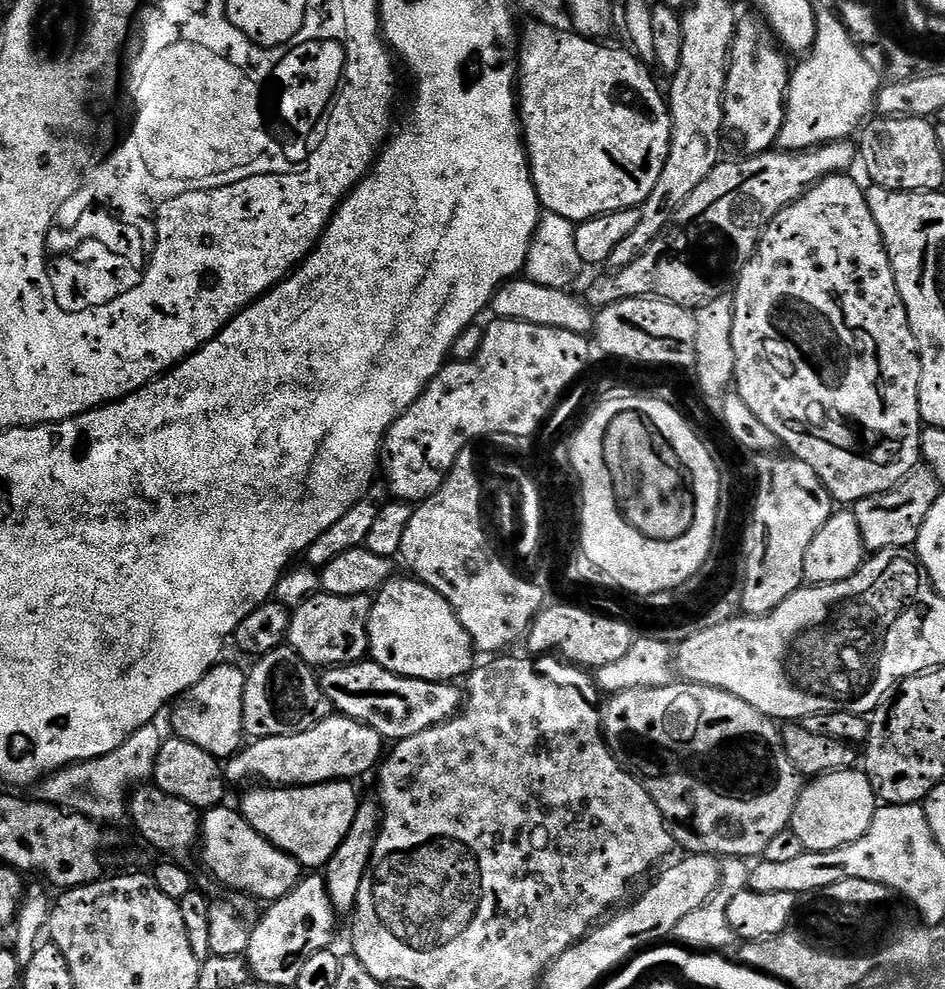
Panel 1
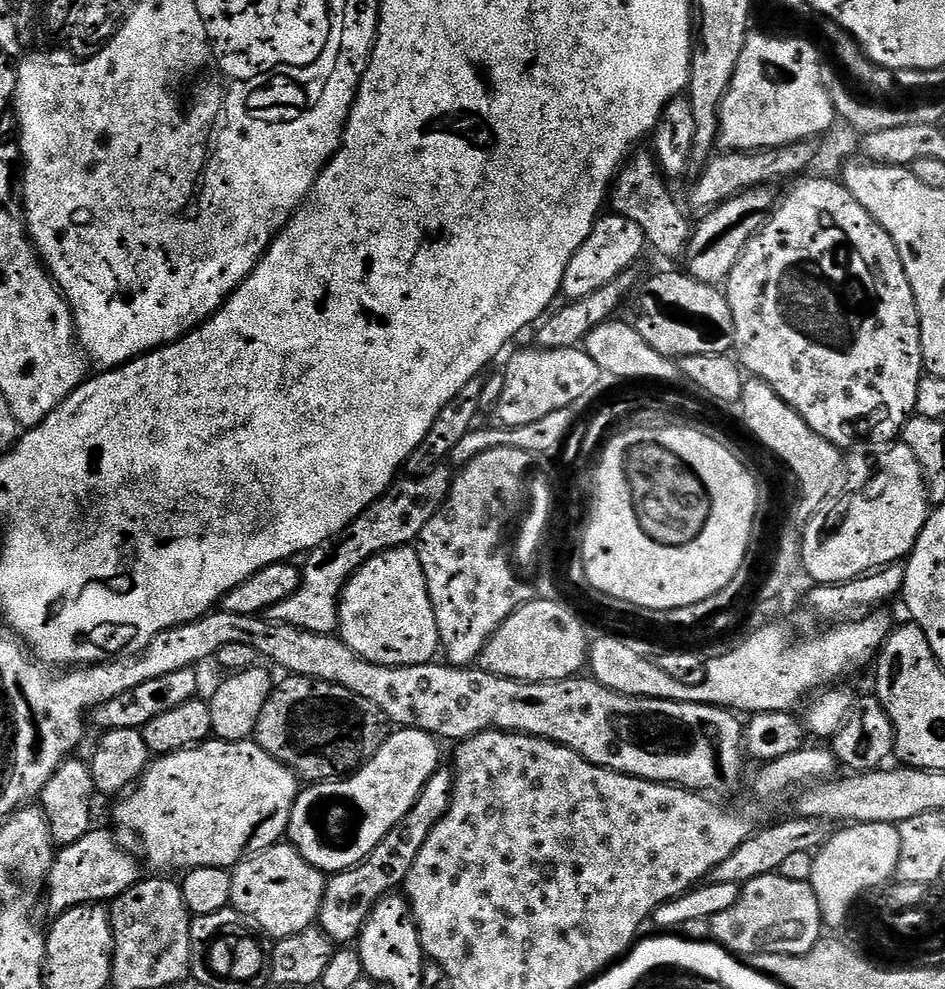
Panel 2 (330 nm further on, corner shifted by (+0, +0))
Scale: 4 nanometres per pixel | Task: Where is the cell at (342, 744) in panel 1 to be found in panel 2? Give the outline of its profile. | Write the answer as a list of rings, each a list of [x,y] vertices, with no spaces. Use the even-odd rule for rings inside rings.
[[[209,738],[203,744],[178,748],[174,752],[157,755],[144,769],[131,791],[123,797],[125,800],[117,806],[116,816],[130,831],[137,832],[140,835],[140,840],[144,843],[144,852],[148,855],[149,862],[156,868],[187,870],[189,868],[201,868],[202,866],[214,866],[215,868],[231,869],[249,853],[260,852],[264,848],[269,848],[271,844],[279,844],[285,839],[288,830],[288,819],[292,816],[292,807],[298,795],[296,784],[298,785],[296,773],[291,768],[287,768],[281,760],[275,760],[270,753],[262,750],[260,745],[251,739],[222,740]]]

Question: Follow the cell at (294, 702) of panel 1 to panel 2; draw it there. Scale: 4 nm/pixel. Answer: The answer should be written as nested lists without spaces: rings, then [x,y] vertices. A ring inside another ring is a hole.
[[[289,675],[275,685],[256,723],[255,743],[281,760],[304,782],[319,782],[351,773],[384,743],[386,717],[381,708],[341,684]]]

